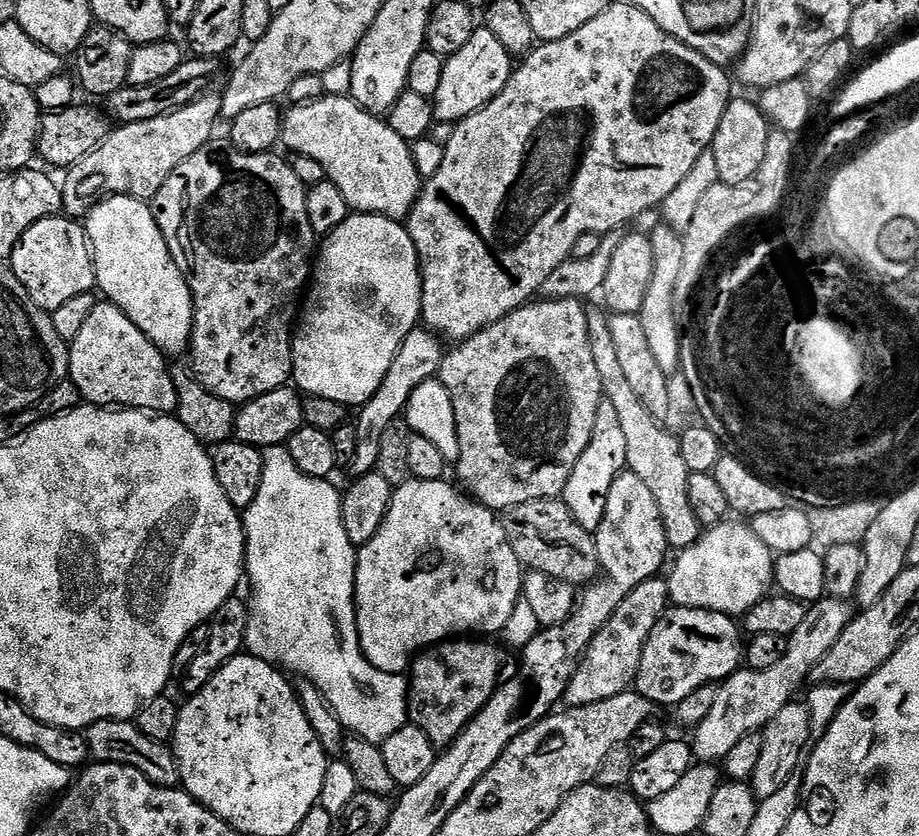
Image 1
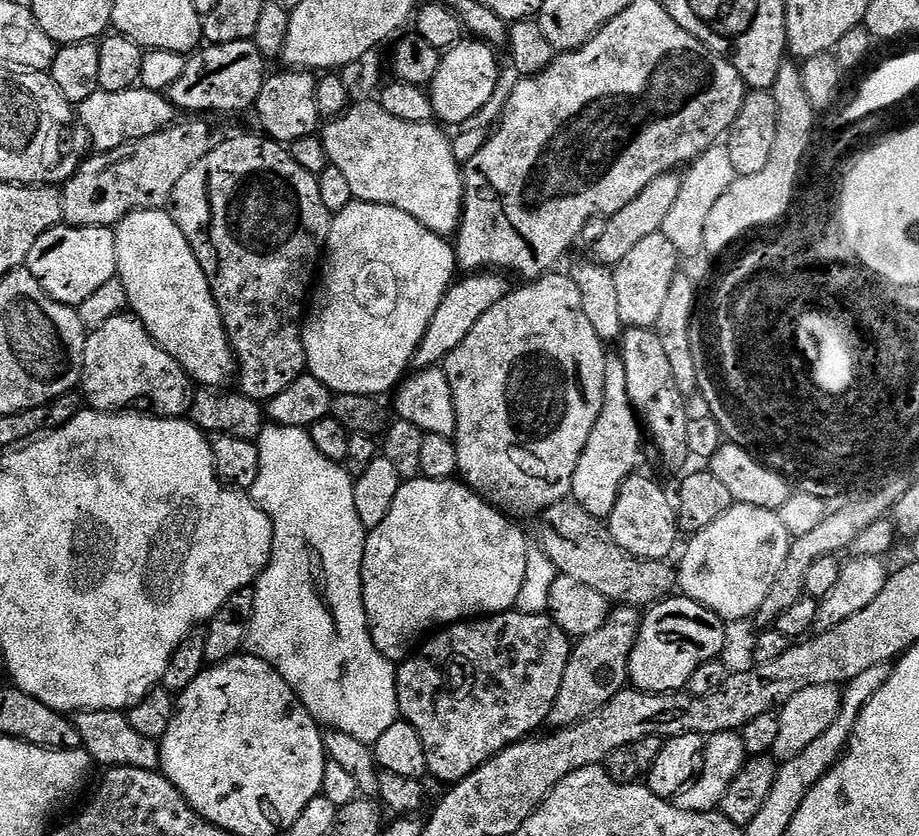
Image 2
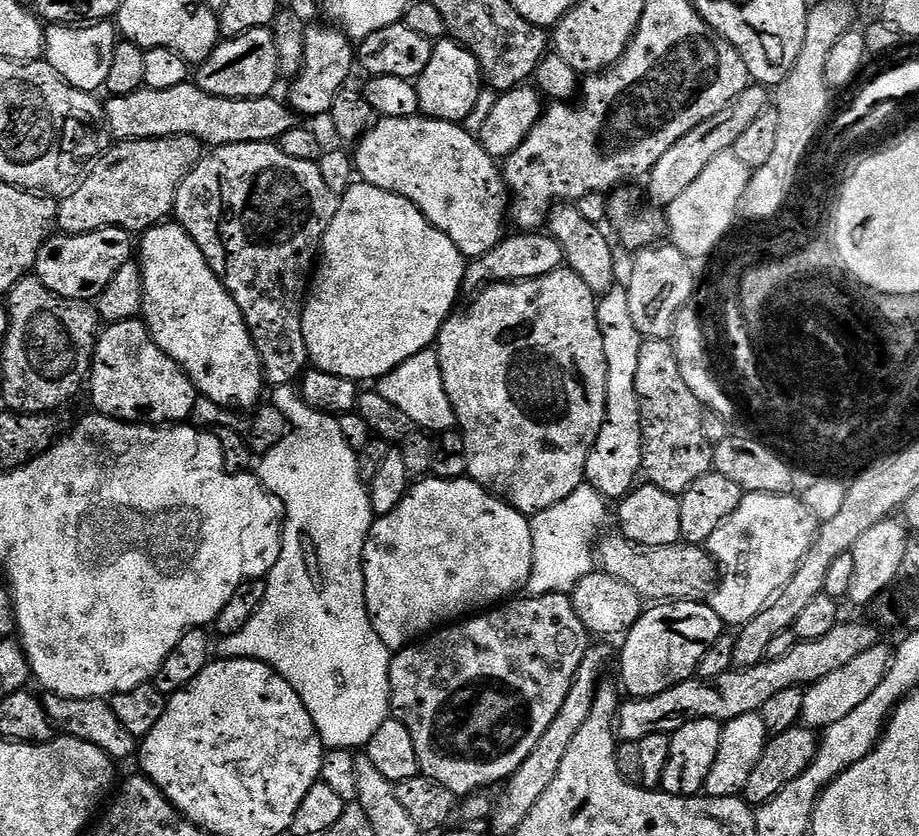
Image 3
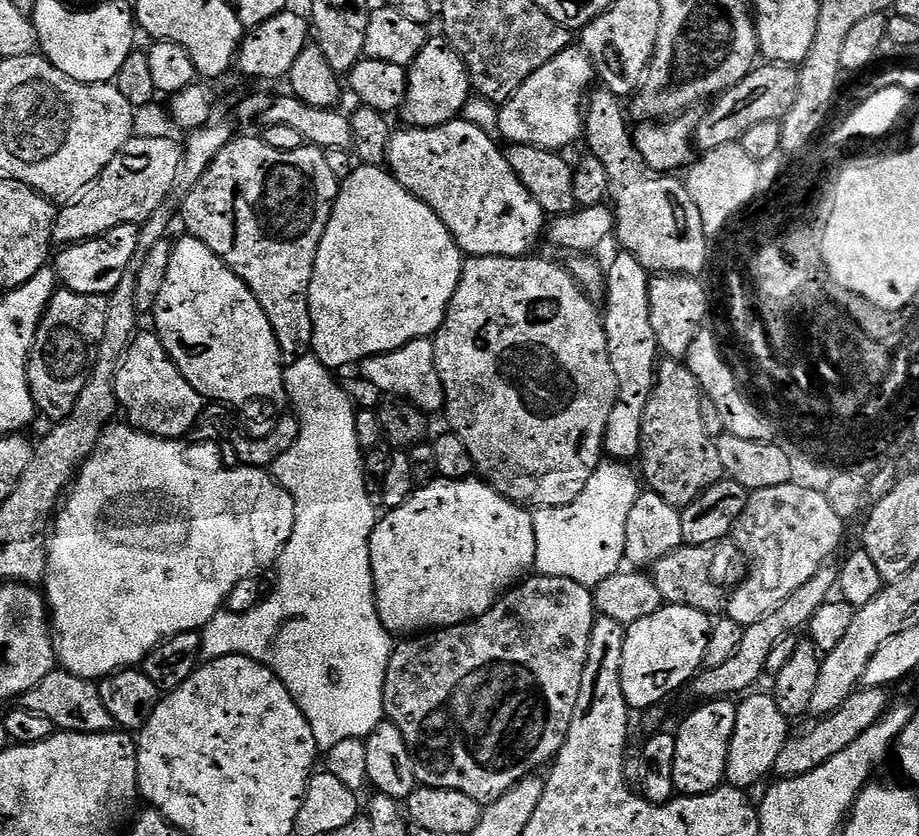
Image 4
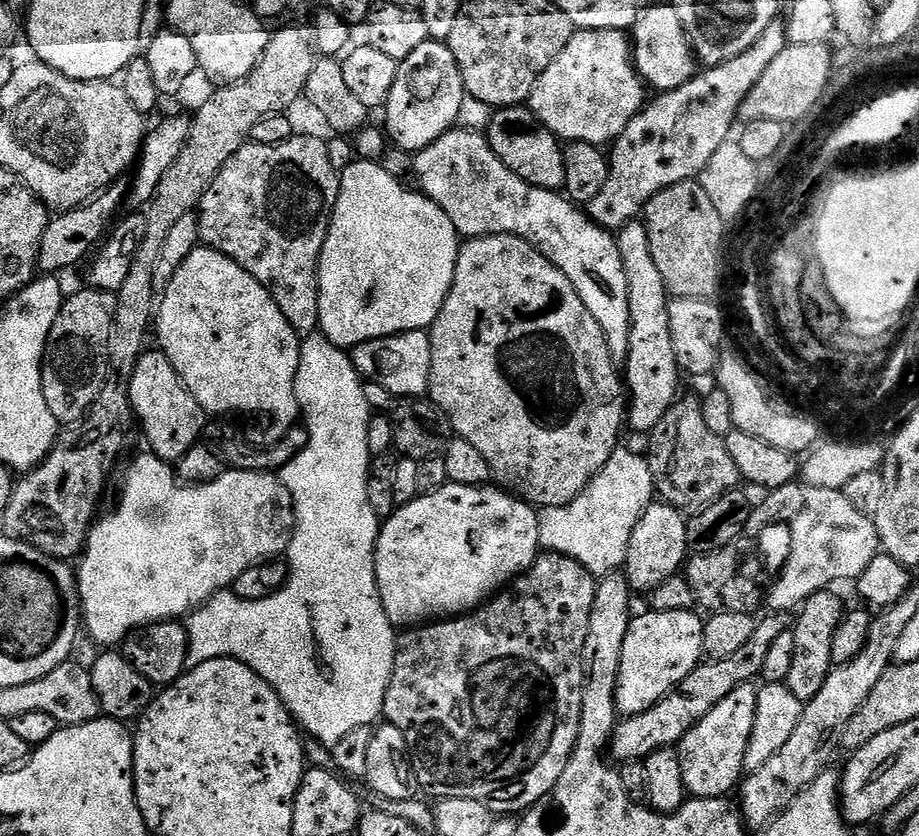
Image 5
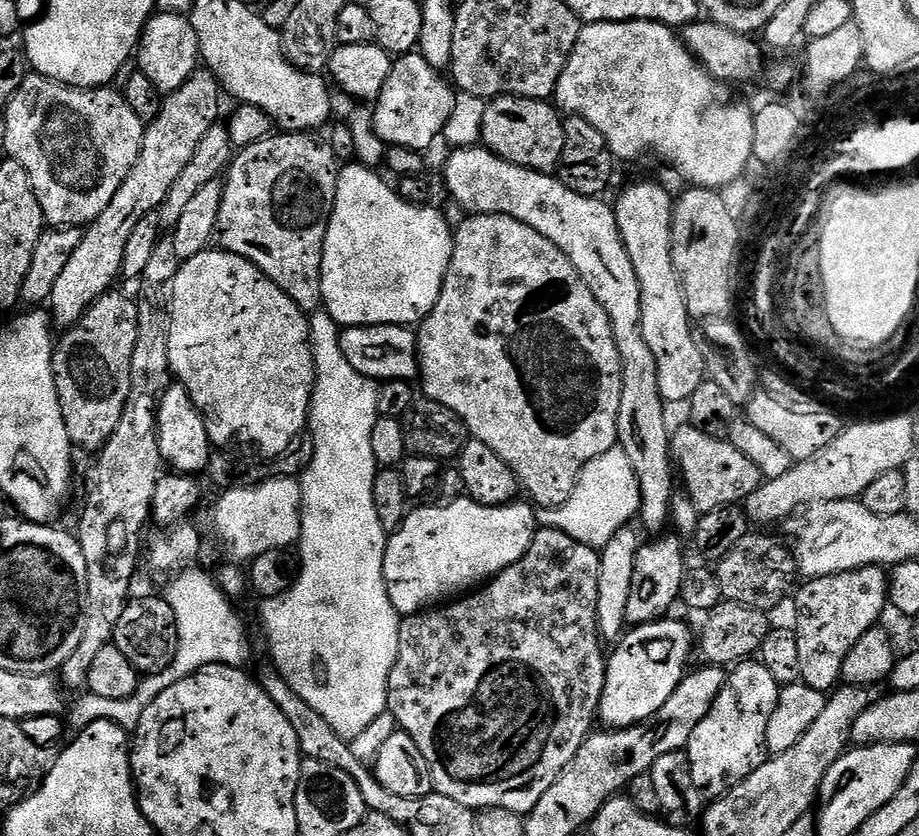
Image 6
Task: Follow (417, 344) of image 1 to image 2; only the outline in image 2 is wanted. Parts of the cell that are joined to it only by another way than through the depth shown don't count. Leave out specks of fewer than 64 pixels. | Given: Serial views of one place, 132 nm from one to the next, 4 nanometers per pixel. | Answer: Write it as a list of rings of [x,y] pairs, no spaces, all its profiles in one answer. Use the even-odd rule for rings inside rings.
[[[476,270],[465,276],[468,276],[465,280],[457,279],[453,283],[442,298],[438,310],[434,310],[434,318],[430,318],[430,326],[426,326],[426,334],[412,359],[413,369],[443,365],[445,358],[454,350],[458,350],[458,346],[462,346],[462,341],[466,339],[466,334],[470,334],[474,322],[478,322],[478,318],[482,318],[482,314],[486,314],[490,306],[502,302],[502,298],[506,298],[510,291],[509,277],[499,271]]]

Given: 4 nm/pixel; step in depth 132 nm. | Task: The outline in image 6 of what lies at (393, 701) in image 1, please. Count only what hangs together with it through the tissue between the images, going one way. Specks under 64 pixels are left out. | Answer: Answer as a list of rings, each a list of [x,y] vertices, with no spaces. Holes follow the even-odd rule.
[[[317,310],[311,313],[310,339],[312,357],[316,363],[316,376],[312,385],[312,405],[308,411],[307,431],[311,435],[316,449],[312,455],[310,466],[298,480],[300,485],[298,575],[294,586],[290,590],[286,590],[286,594],[273,600],[263,601],[262,607],[264,609],[260,612],[260,620],[264,623],[264,636],[268,639],[268,652],[272,655],[273,661],[271,660],[271,663],[276,671],[296,691],[298,698],[302,698],[302,702],[306,702],[306,706],[310,706],[310,710],[318,710],[318,714],[322,714],[322,718],[326,718],[326,722],[330,722],[330,726],[334,726],[334,730],[342,739],[351,742],[358,734],[362,734],[362,730],[366,730],[366,726],[370,726],[370,722],[374,722],[374,718],[378,718],[378,714],[388,711],[388,679],[398,658],[402,617],[394,610],[384,585],[384,551],[388,545],[389,533],[385,532],[382,522],[378,522],[378,510],[374,510],[374,478],[378,471],[378,465],[374,458],[374,450],[370,446],[370,434],[374,434],[374,426],[378,419],[378,384],[377,381],[369,380],[367,376],[358,374],[358,370],[354,370],[354,366],[350,366],[350,362],[346,362],[346,354],[342,354],[342,346],[340,345],[341,331],[341,325],[336,324],[328,312]],[[188,566],[177,571],[171,577],[166,591],[166,599],[170,610],[174,610],[174,618],[178,626],[178,654],[174,654],[174,662],[166,666],[166,670],[145,675],[138,682],[134,694],[128,699],[99,698],[92,693],[85,693],[69,707],[66,722],[73,731],[80,731],[86,726],[100,720],[114,721],[125,731],[135,731],[140,724],[141,716],[174,682],[182,682],[182,678],[190,678],[199,668],[207,664],[243,665],[248,656],[248,632],[244,629],[244,620],[236,613],[237,606],[228,595],[221,590],[217,581],[207,576],[197,566]]]

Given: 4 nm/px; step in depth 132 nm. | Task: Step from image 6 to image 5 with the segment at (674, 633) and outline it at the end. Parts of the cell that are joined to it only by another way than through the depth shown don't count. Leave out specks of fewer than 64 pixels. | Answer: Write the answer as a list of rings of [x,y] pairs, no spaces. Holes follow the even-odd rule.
[[[647,610],[635,617],[632,625],[628,628],[626,634],[626,642],[622,642],[622,662],[618,670],[618,678],[616,679],[616,711],[621,717],[633,716],[634,714],[642,714],[646,710],[650,710],[650,706],[654,706],[668,692],[672,691],[682,682],[682,678],[686,678],[686,674],[690,674],[690,670],[694,670],[697,664],[701,663],[704,656],[704,620],[695,616],[695,611],[686,612],[658,612],[655,610]]]

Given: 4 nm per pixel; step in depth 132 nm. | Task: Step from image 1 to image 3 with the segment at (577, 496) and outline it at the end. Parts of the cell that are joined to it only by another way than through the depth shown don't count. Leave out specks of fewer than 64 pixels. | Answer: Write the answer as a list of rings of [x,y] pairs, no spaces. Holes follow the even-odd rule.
[[[614,286],[599,297],[596,305],[598,314],[598,330],[602,330],[602,351],[606,354],[606,418],[602,422],[602,430],[596,439],[590,458],[586,458],[584,471],[587,483],[600,489],[609,501],[619,502],[637,487],[638,479],[644,466],[644,439],[642,438],[642,414],[638,402],[638,354],[642,350],[645,337],[640,335],[638,326],[634,326],[634,318],[630,315],[630,298],[627,287]]]

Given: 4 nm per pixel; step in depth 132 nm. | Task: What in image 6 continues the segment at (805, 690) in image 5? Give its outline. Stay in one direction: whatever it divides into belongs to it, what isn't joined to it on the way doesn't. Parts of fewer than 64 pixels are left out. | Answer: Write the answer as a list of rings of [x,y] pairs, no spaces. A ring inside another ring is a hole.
[[[871,564],[799,585],[800,593],[798,588],[795,596],[800,617],[794,623],[794,631],[802,683],[825,694],[831,693],[841,683],[840,671],[842,662],[846,662],[846,654],[854,650],[854,642],[858,642],[866,630],[881,623],[880,615],[884,607],[889,607],[888,577],[889,573],[881,565]]]

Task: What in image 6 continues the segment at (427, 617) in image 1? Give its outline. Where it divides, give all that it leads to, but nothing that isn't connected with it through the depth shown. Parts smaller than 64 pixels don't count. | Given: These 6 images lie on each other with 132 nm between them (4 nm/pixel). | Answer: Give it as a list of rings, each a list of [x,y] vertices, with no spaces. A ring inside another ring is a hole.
[[[461,498],[435,506],[413,507],[399,528],[389,535],[384,551],[384,585],[394,610],[401,617],[413,616],[416,612],[439,605],[457,594],[467,593],[491,580],[502,570],[514,566],[514,562],[518,562],[518,558],[526,554],[538,531],[538,516],[533,505],[520,503],[482,506],[473,500]]]

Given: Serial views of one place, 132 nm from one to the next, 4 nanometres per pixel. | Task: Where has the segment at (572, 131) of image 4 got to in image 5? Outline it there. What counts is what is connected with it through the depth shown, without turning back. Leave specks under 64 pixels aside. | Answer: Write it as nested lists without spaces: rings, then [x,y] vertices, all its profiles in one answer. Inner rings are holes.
[[[619,28],[573,31],[570,42],[534,82],[527,107],[557,138],[611,145],[646,103],[646,85],[632,62],[630,40]]]

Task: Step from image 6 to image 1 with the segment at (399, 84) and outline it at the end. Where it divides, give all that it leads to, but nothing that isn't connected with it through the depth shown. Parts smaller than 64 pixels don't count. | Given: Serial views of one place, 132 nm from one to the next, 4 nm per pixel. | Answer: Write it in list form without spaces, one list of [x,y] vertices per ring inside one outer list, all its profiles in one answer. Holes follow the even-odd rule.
[[[477,27],[469,44],[462,46],[458,54],[445,59],[442,83],[438,86],[438,94],[434,94],[431,99],[437,121],[456,124],[470,114],[482,110],[504,89],[513,71],[514,57],[508,53],[506,46],[502,46],[502,42],[494,38],[489,28]]]

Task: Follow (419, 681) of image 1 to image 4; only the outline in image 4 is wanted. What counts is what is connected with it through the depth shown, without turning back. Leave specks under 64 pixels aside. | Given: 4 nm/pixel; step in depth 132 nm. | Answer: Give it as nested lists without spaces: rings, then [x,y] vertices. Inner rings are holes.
[[[536,574],[505,592],[496,601],[495,606],[477,620],[470,620],[467,624],[459,624],[453,628],[433,630],[415,638],[401,639],[404,641],[401,644],[399,641],[393,647],[386,670],[384,714],[391,724],[402,730],[402,738],[406,738],[406,746],[412,751],[412,758],[416,761],[417,781],[426,788],[458,790],[462,794],[470,794],[470,798],[475,800],[491,802],[502,798],[502,794],[506,794],[506,790],[510,790],[510,786],[514,786],[519,780],[525,780],[526,777],[539,773],[543,764],[544,767],[551,765],[570,734],[570,722],[574,718],[574,706],[578,706],[578,694],[582,690],[582,674],[588,657],[590,634],[597,615],[593,589],[570,578]]]

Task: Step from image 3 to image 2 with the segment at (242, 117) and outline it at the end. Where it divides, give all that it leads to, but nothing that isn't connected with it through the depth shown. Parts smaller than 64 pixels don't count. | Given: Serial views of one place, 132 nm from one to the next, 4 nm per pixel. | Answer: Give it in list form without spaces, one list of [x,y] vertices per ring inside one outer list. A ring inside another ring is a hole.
[[[134,87],[130,90],[113,92],[95,92],[78,105],[78,124],[84,127],[88,140],[92,143],[91,151],[99,154],[118,150],[118,146],[131,144],[133,140],[150,138],[163,128],[177,123],[178,110],[169,102],[163,92],[151,92],[149,88]]]

